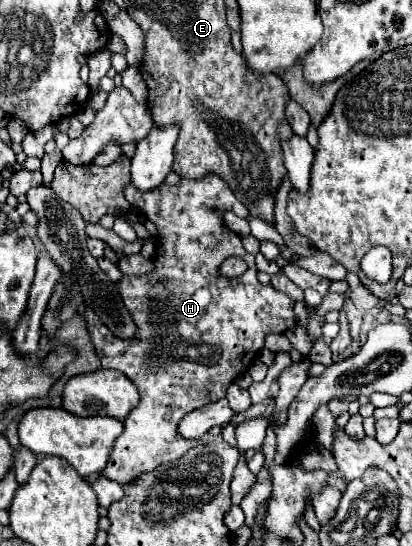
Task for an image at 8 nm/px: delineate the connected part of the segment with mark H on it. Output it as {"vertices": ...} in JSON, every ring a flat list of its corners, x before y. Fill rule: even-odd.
{"vertices":[[208,173,208,177,202,179,182,177,178,185,160,185,160,189,152,189,152,193,140,193,140,189,130,183,124,187,124,197,128,199,130,207,134,211,140,209,140,213,148,221,152,221,158,231,156,257,152,259,154,269,144,275,122,275,122,279,116,283,124,305,136,321,136,333,130,341,112,337,112,333,108,333,104,325,100,325,90,305,86,305,84,313,88,333,94,349,98,351,102,367,122,371,138,387,140,393,140,403,124,419,124,433,116,439,110,463,102,471,104,477,114,479,120,485,130,483,136,475,152,471,158,465,178,461,188,449,196,447,200,439,184,441,176,433,176,423,180,423,180,417,184,417,184,413,190,413,192,409,200,409,208,403,220,401,234,377,246,373,254,363,256,353,264,347,266,335,286,333,296,325,294,301,286,293,280,293,272,285,262,285,256,279,254,255,246,253,246,249,242,247,242,239,226,227,226,211,232,211,234,215,244,219,250,217,250,213,248,209,244,209,244,205,240,205,240,201,236,201,234,193,228,189,228,183,216,177,216,173],[228,257,244,259,248,263,248,271,240,277,220,275,218,269]]}

